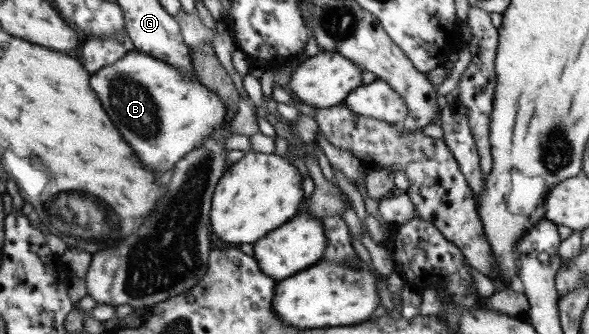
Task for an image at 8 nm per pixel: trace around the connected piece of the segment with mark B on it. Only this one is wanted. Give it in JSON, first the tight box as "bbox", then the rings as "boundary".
{"bbox":[91,49,228,172],"boundary":[[[137,49],[128,51],[115,63],[97,70],[97,73],[92,74],[91,84],[103,101],[105,109],[109,109],[109,117],[113,117],[117,129],[121,129],[121,133],[125,133],[125,139],[133,145],[133,149],[141,153],[141,161],[156,172],[174,169],[188,153],[200,147],[216,129],[226,125],[225,113],[228,107],[215,90],[199,79],[198,74],[186,74],[176,65]]]}

